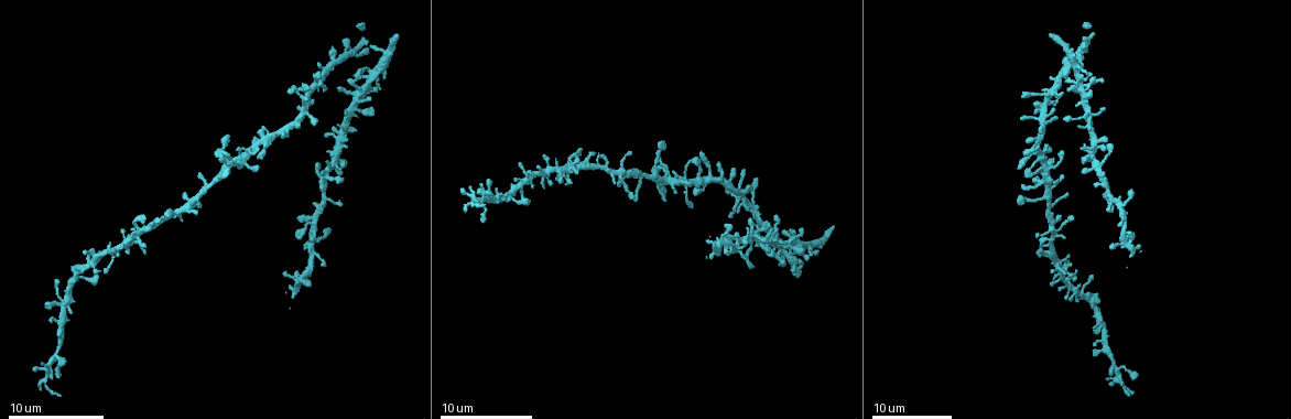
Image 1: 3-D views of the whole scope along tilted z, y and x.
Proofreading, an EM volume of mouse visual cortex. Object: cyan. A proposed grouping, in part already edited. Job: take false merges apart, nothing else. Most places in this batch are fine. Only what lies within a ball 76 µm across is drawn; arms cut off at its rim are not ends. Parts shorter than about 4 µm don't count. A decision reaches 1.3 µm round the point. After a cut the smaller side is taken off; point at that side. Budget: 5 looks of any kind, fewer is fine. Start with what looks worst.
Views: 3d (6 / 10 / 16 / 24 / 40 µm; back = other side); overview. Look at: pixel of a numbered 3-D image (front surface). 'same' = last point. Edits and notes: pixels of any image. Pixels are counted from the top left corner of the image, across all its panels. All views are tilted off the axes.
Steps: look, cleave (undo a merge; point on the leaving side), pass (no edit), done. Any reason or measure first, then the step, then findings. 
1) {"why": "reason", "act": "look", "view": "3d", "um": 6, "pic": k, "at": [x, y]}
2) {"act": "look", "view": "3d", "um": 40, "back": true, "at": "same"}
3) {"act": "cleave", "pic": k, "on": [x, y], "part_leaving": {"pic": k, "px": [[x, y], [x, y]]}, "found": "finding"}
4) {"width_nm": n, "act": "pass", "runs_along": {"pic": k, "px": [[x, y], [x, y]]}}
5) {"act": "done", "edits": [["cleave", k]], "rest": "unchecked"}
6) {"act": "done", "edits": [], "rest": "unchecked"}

{"why": "arms part here", "act": "look", "view": "3d", "um": 10, "pic": 1, "at": [1055, 89]}

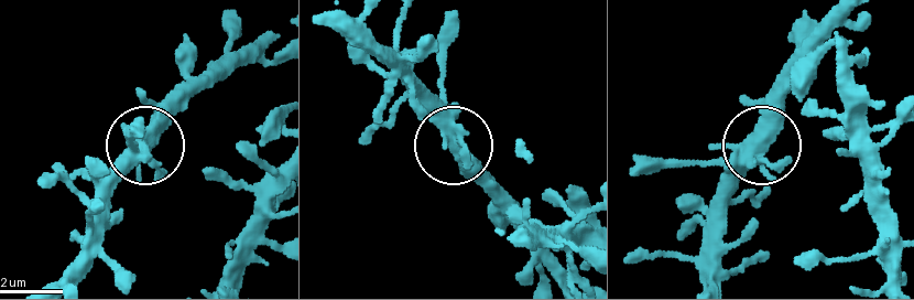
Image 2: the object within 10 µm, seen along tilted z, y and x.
{"act": "look", "view": "3d", "um": 10, "back": true, "pic": 2, "at": [456, 146]}

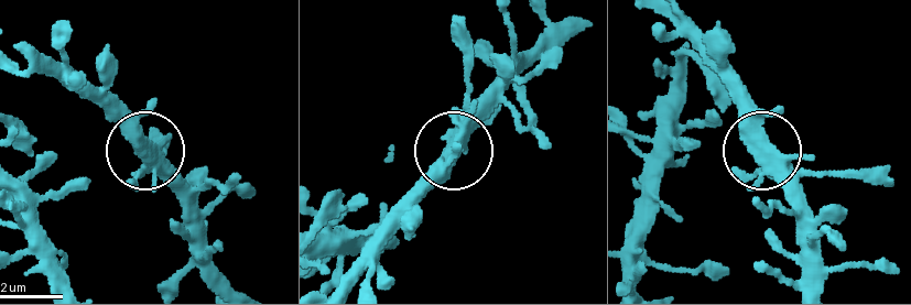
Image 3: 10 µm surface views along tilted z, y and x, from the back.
{"width_nm": 390, "act": "pass", "runs_along": {"pic": 3, "px": [[227, 281], [192, 187], [147, 153], [133, 111], [102, 84]]}, "found": "continuous, no second neuron"}

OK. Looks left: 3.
{"why": "four-way junction", "act": "look", "view": "3d", "um": 10, "pic": 1, "at": [1041, 156]}

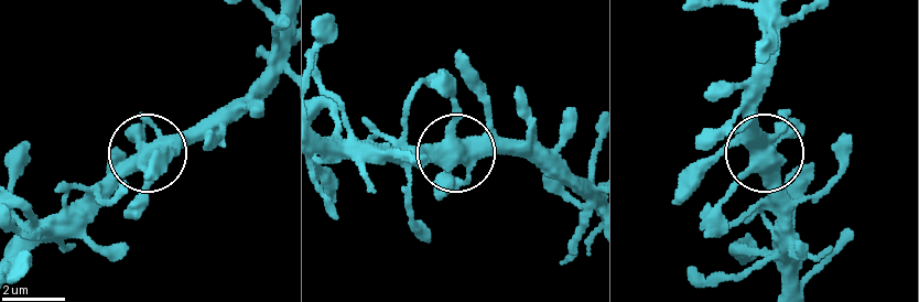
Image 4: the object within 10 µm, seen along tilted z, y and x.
{"act": "look", "view": "3d", "um": 10, "back": true, "pic": 4, "at": [457, 146]}

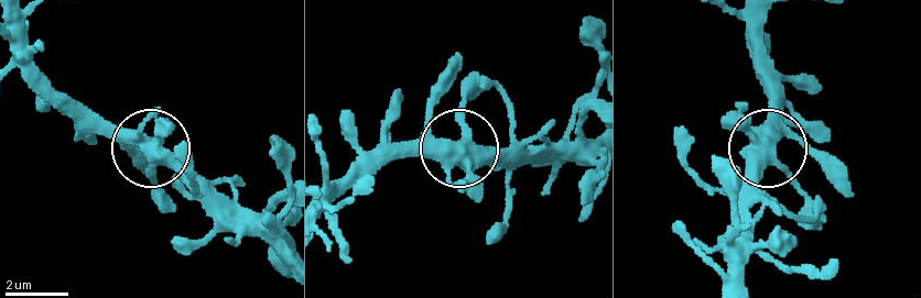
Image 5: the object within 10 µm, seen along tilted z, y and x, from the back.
{"side_arm_um": 42, "arms": 4, "act": "pass", "found": "continuous, no second neuron"}

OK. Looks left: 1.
{"why": "looks like a crossing", "act": "look", "view": "3d", "um": 16, "pic": 1, "at": [667, 173]}

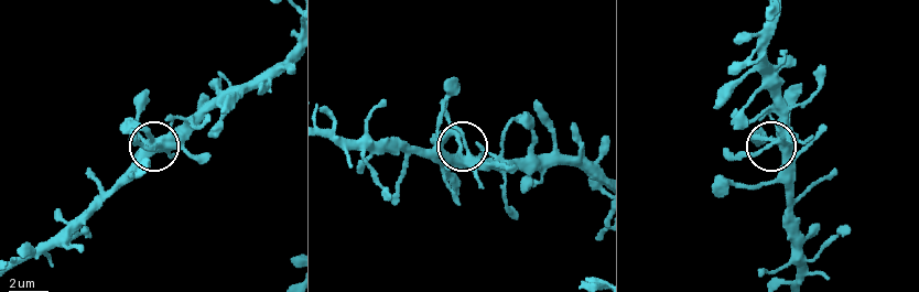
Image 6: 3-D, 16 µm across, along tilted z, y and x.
{"act": "pass", "found": "all the same neuron"}

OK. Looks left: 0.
{"act": "done", "edits": [], "rest": "unchecked"}

